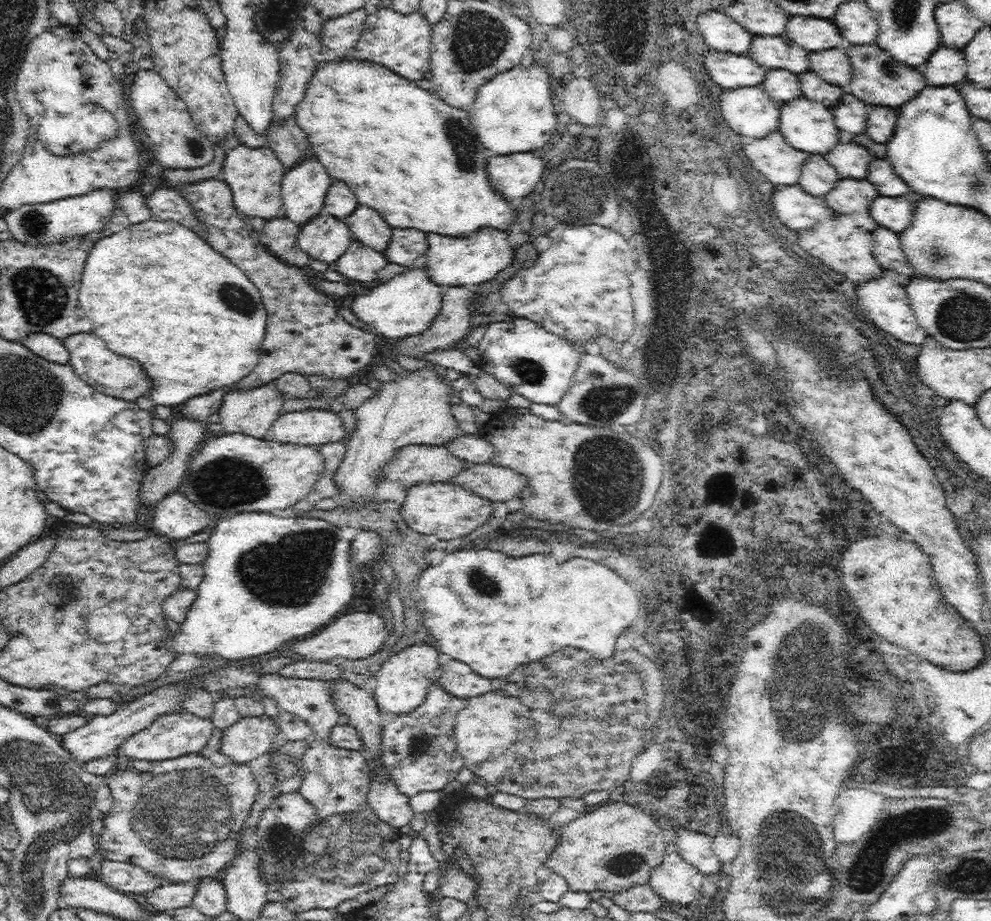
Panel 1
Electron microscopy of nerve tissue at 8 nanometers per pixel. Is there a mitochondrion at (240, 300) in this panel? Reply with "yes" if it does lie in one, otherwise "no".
yes

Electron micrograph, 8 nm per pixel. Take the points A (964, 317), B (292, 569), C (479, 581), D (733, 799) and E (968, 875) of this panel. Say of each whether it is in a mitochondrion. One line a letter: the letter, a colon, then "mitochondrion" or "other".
A: mitochondrion
B: mitochondrion
C: mitochondrion
D: other
E: mitochondrion

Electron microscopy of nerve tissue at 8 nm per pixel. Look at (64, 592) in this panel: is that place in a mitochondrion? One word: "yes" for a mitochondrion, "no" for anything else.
yes

